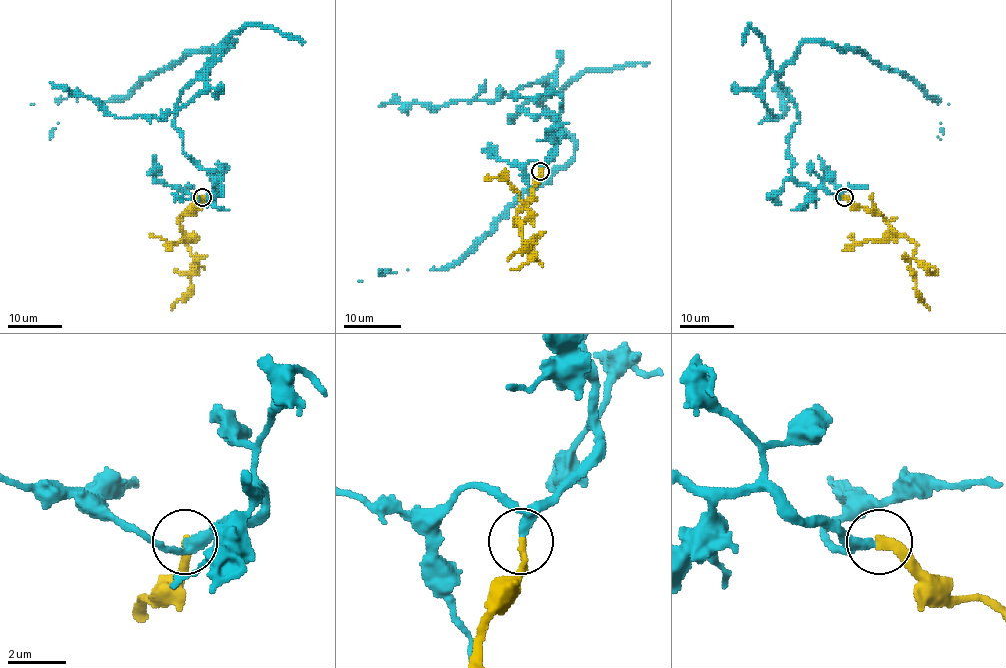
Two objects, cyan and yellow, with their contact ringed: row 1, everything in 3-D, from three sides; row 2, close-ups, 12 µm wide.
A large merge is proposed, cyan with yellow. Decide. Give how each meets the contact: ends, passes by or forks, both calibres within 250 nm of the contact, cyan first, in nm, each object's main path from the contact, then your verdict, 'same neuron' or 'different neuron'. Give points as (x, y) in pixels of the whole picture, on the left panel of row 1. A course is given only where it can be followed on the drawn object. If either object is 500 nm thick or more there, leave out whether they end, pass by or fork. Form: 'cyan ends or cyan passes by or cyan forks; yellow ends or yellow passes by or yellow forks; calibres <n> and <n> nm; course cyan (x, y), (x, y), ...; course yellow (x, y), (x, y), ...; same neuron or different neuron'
cyan passes by; yellow ends; calibres 240 and 300 nm; course cyan (202, 197), (218, 175), (183, 151), (176, 103), (231, 41), (190, 50), (110, 100), (60, 98), (49, 138); course yellow (202, 197), (202, 201), (180, 221), (180, 231), (195, 262), (195, 271), (190, 278), (191, 289), (171, 309); same neuron

